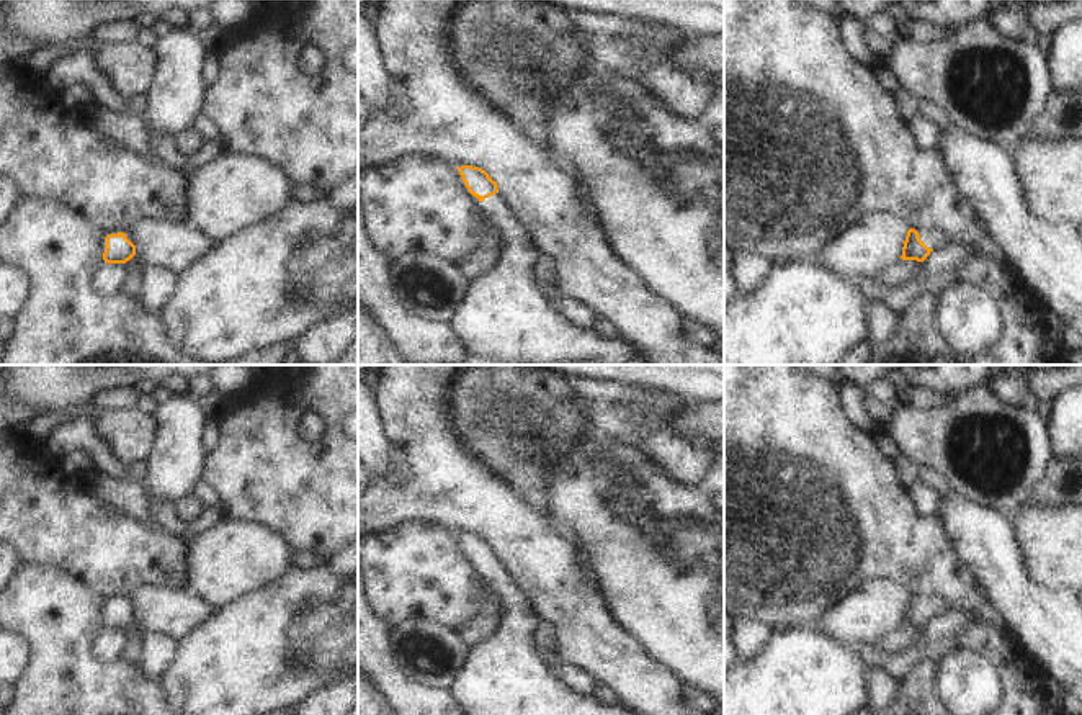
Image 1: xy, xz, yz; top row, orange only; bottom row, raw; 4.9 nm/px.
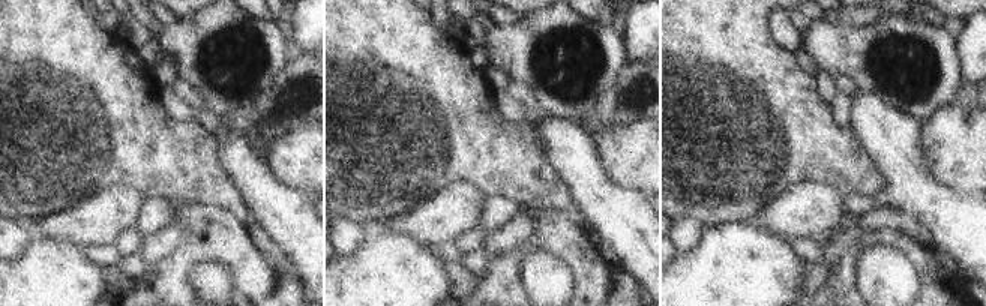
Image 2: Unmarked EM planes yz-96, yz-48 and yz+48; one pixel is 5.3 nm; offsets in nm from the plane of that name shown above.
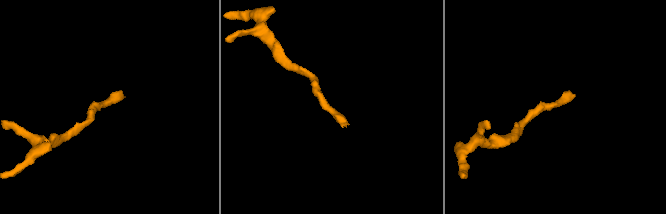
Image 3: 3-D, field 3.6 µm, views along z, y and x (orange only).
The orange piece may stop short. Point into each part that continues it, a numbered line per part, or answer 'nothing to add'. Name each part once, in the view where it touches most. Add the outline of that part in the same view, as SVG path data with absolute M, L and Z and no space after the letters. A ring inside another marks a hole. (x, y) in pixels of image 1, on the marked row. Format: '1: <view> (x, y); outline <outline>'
1: yz (932, 239); outline M937 231L919 232L919 237L930 249L938 249L938 247L943 247L950 242L945 234L937 232Z

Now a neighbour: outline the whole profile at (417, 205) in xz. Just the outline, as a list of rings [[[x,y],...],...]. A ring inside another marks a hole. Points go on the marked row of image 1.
[[[405,157],[360,172],[373,241],[392,263],[412,254],[428,254],[459,265],[479,244],[487,216],[456,165],[443,157]]]

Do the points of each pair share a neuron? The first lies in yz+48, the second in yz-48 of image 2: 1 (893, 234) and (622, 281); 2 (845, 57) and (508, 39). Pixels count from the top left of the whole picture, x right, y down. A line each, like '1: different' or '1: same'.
1: different
2: same

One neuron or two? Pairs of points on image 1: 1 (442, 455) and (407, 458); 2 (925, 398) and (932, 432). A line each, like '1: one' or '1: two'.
1: one
2: two

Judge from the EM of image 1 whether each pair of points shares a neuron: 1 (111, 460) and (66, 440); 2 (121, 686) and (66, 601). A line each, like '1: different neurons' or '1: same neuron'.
1: same neuron
2: same neuron

